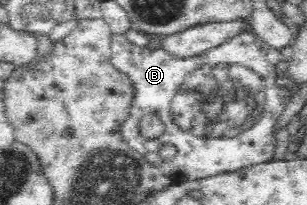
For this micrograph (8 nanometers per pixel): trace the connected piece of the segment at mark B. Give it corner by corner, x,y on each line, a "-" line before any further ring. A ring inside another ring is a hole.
243,29
242,32
227,37
215,48
189,58
177,58
163,47
138,47
133,45
125,34
112,34
110,49
112,65
127,76
130,86
133,86
134,100
131,102
130,116
121,128
123,139
132,150
139,152
148,164
169,176
172,184
227,175
229,172
237,172
265,161
274,161
275,128
290,98
287,97
287,87
279,87
275,83
280,74
267,60
270,46
254,31
-
147,114
157,115
165,127
165,132
154,140
141,136
138,128
139,122
-
167,143
177,148
177,156
172,161
162,161
158,154
159,148

